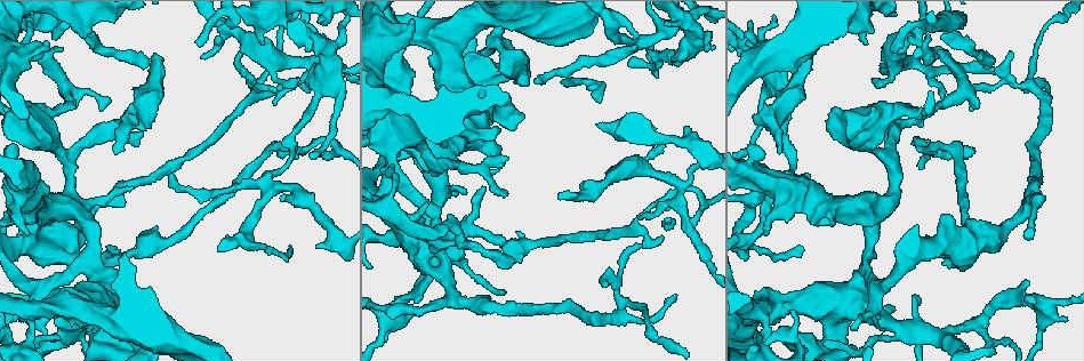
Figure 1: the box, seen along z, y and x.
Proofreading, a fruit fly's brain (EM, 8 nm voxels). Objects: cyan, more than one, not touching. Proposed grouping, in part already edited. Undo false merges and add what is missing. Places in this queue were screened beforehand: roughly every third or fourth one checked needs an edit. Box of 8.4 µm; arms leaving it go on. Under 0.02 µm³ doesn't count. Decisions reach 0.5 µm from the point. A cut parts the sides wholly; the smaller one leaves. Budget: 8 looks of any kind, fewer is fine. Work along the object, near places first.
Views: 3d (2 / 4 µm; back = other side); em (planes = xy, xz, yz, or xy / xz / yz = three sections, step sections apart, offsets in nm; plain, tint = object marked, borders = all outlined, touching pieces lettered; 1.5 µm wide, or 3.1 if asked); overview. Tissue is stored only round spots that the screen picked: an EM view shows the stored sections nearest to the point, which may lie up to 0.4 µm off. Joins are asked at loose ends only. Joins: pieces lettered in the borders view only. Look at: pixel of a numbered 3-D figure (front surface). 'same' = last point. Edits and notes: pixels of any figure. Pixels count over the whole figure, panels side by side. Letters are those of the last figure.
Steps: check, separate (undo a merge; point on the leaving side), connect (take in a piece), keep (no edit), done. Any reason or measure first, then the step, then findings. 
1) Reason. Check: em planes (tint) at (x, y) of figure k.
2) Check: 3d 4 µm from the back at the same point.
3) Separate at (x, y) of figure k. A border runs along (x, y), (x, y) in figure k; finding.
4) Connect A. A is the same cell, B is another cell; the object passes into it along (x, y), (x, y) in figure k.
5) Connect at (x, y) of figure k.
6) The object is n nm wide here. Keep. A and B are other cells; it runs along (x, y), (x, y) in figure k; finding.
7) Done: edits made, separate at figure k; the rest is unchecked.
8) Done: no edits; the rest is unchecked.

An open end. Check: em planes (tint) at (867, 44) of figure 1.

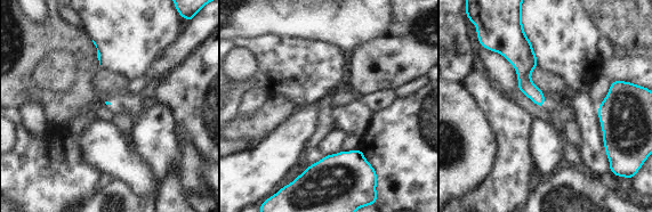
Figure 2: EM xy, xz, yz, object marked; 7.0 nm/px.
See the neighbours. Check: em planes (borders) at the same point.

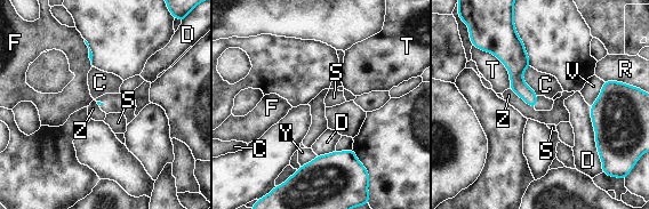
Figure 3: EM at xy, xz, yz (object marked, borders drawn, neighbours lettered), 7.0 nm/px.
The longest contact is with D, 360 nm. Keep. C, D, F, R, S, T, V, Y and Z are other cells; no lettered piece goes on from it.

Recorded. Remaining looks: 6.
An open end. Check: 3d 4 µm at (664, 238) of figure 1.

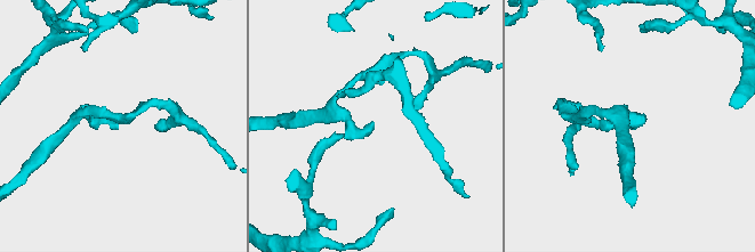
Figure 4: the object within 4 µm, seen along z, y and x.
Check: em xz step 8 (borders) at (373, 124) of figure 4.

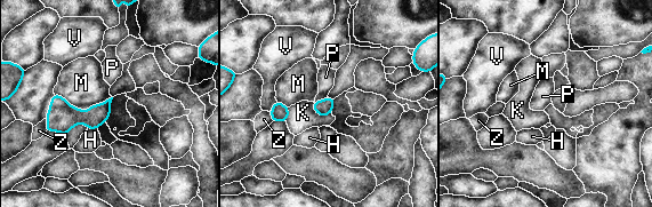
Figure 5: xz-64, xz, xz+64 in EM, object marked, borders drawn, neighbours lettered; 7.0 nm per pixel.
Keep. H, K, M, P, V and Z are other cells; a border runs along (328, 97), (315, 102) in figure 5; no lettered piece goes on from it.

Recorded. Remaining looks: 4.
Four or more arms meet. Check: 3d 2 µm at (622, 305) of figure 1.

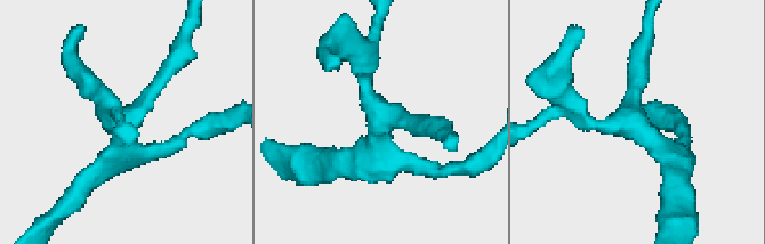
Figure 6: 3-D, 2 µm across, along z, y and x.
Check: em planes (tint) at (130, 120) of figure 6.

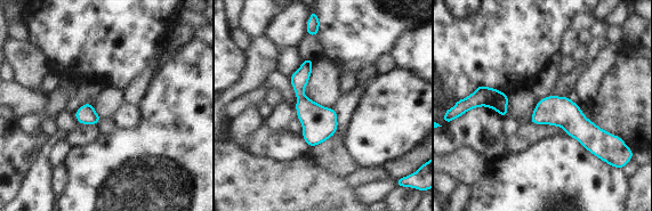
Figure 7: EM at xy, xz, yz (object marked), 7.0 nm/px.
See the neighbours. Check: em planes (borders) at the same point.

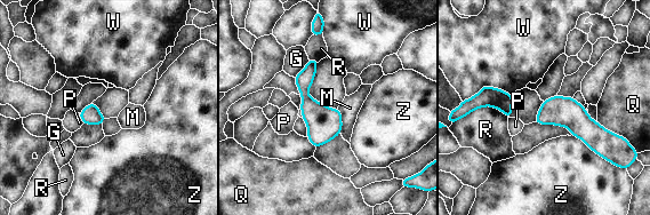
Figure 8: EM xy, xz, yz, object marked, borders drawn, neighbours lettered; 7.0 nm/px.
The object is 220 nm wide here. Keep. G, M, P, Q, R, W and Z are other cells; it runs along (538, 119), (622, 142) in figure 8; continuous, no second cell.

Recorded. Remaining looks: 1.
Branch stops here. Check: em planes (borders) at (518, 81) of figure 1.

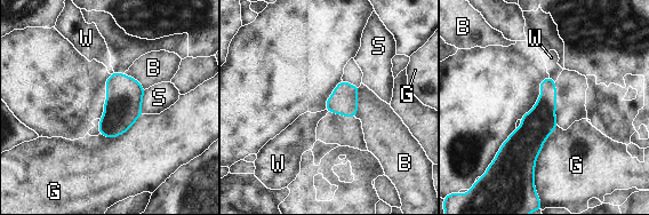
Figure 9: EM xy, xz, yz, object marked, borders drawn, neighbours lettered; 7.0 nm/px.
Keep. B, G, S and W are other cells; a border runs along (550, 76), (554, 81) in figure 9; no lettered piece goes on from it.

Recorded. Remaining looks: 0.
Done: no edits; the rest is unchecked.

